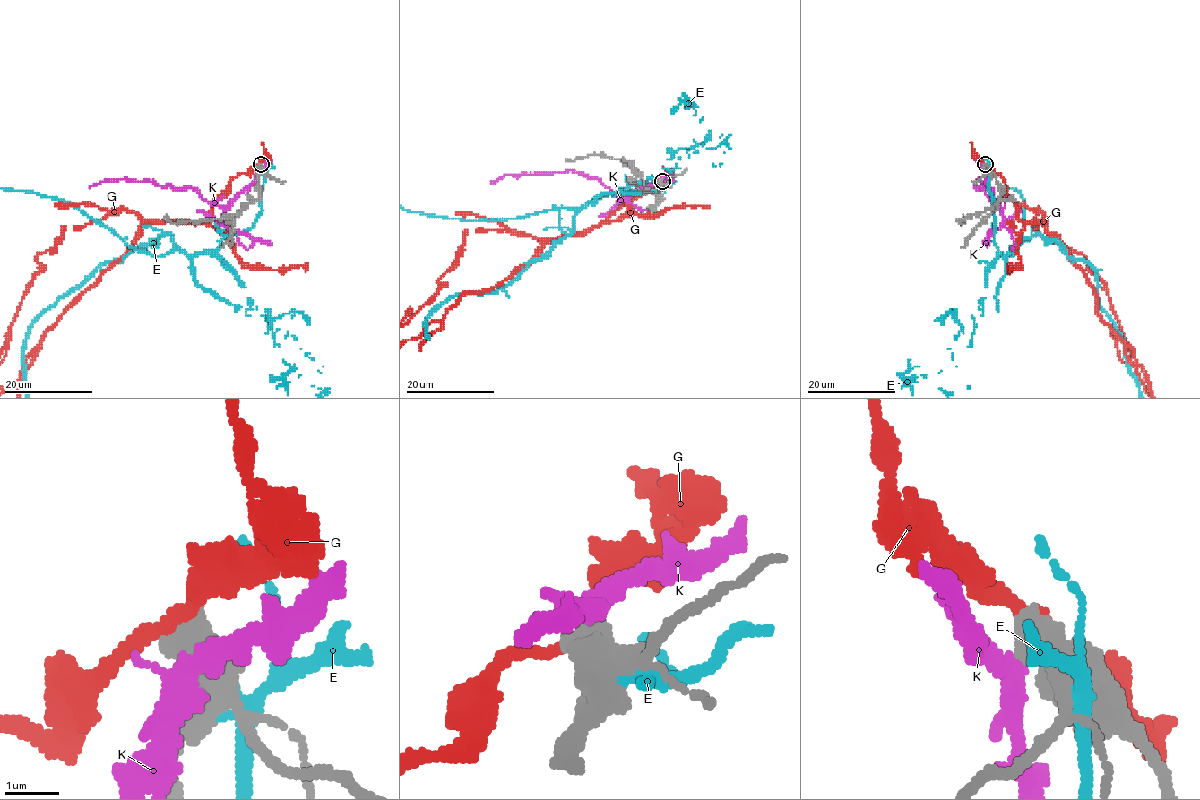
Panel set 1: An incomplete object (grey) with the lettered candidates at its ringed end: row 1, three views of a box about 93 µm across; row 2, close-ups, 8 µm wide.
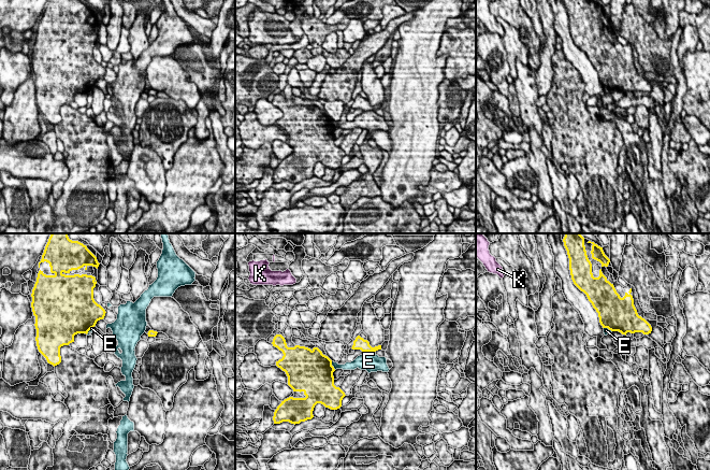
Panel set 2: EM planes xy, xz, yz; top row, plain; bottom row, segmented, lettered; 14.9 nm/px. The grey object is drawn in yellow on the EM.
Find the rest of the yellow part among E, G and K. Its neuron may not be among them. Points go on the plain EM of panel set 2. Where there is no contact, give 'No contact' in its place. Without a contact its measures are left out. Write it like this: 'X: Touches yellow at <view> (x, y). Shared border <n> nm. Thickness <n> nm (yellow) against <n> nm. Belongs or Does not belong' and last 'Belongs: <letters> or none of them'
E: Touches yellow at xz (370, 110). Shared border 160 nm. Thickness 180 nm (yellow) against 280 nm. Does not belong
G: No contact. Does not belong
K: No contact. Does not belong
Belongs: none of them

